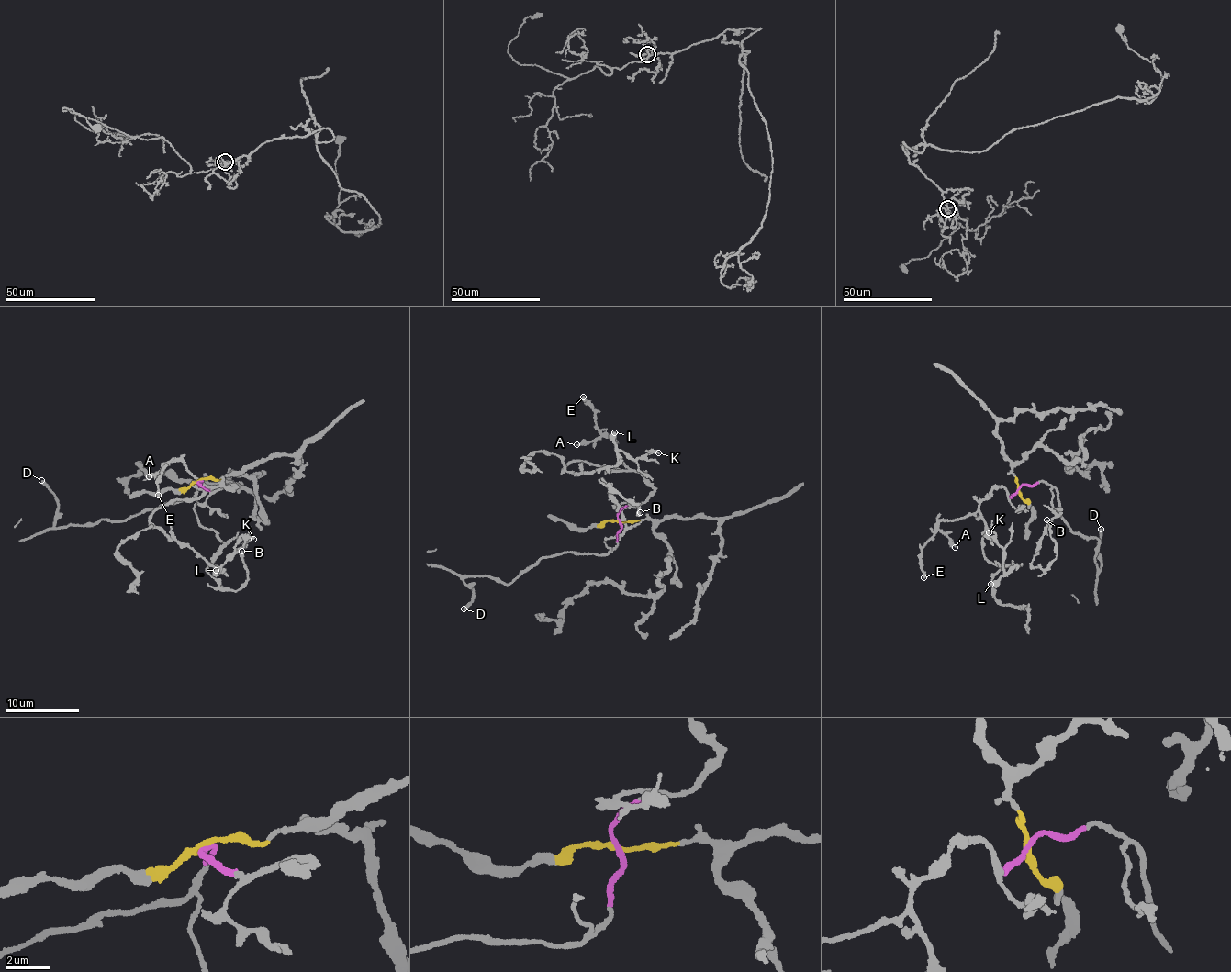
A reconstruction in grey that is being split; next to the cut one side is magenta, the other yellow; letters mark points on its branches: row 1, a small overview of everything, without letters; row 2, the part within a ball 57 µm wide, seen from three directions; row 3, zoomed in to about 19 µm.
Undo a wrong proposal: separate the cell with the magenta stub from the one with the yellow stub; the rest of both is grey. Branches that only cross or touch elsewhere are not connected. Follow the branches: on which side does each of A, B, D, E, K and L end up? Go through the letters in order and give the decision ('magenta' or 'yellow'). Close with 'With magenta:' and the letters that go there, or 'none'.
A: magenta
B: magenta
D: magenta
E: magenta
K: magenta
L: magenta
With magenta: A, B, D, E, K, L

